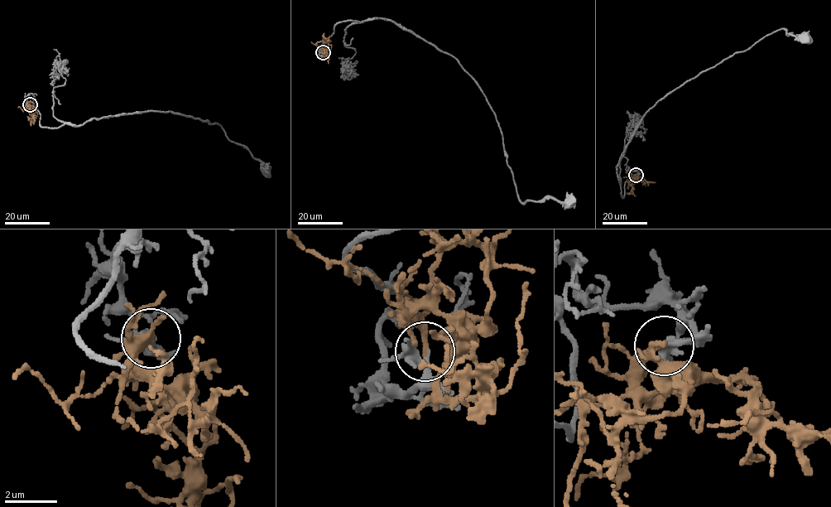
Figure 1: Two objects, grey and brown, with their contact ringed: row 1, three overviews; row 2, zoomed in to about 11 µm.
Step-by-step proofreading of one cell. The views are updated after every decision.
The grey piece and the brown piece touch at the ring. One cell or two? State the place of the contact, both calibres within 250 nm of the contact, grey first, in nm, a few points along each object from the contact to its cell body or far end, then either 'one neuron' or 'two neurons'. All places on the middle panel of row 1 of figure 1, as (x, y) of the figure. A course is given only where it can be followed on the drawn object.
at (323, 52); 200 nm thick on the grey side, 240 nm on the other; grey runs (323, 52), (315, 43), (337, 23), (381, 18), (452, 55), (495, 115), (519, 200), (568, 201); brown runs (323, 52), (321, 48), (328, 49), (326, 39); one neuron

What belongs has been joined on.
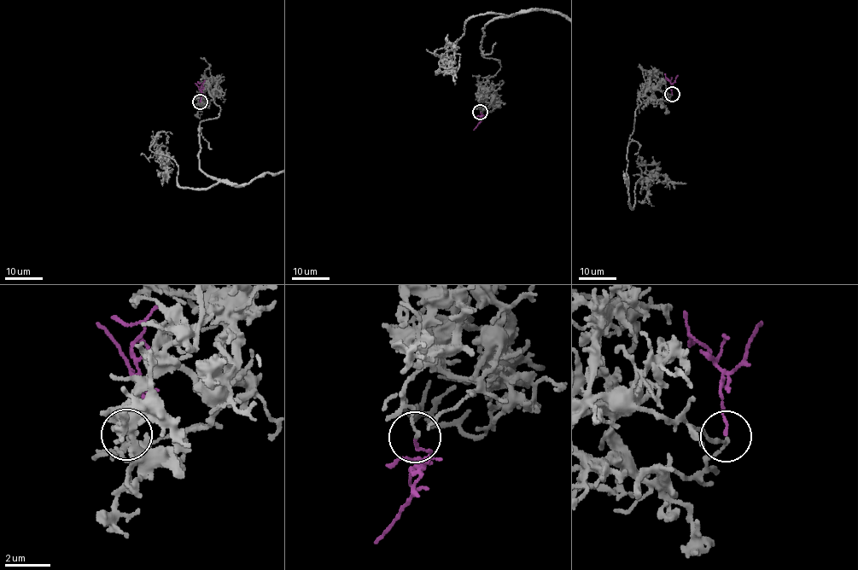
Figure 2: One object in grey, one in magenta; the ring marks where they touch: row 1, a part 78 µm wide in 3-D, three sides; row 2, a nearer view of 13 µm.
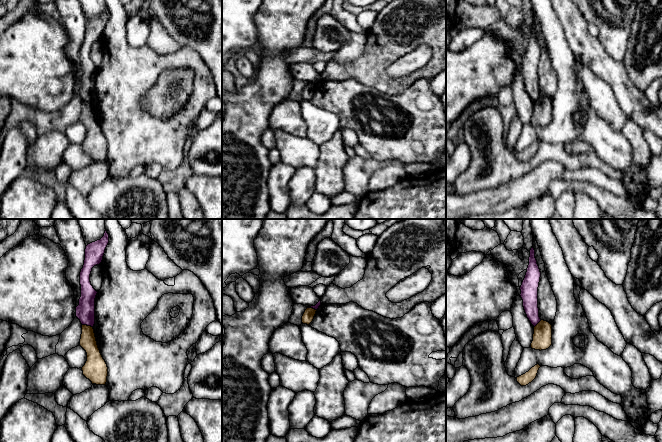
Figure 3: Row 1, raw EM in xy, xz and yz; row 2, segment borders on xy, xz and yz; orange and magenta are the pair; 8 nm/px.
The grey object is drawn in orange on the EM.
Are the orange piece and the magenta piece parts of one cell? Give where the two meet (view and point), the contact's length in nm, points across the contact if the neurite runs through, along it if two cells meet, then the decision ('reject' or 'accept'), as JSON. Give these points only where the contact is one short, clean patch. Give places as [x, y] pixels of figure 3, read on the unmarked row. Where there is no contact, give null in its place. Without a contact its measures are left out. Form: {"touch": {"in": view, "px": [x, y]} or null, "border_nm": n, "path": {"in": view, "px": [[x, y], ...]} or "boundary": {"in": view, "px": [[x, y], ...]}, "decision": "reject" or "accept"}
{"touch": {"in": "xy", "px": [86, 101]}, "border_nm": 90, "boundary": {"in": "xy", "px": [[82, 100], [92, 103]]}, "decision": "reject"}

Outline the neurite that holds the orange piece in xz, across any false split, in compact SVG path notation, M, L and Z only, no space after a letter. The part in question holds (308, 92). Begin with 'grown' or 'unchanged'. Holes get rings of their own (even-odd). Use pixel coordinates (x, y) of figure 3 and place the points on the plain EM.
unchanged; M307 84L302 92L302 99L303 100L307 100L307 101L310 101L310 99L313 97L314 95L314 92L316 90L316 87L315 85L313 84Z

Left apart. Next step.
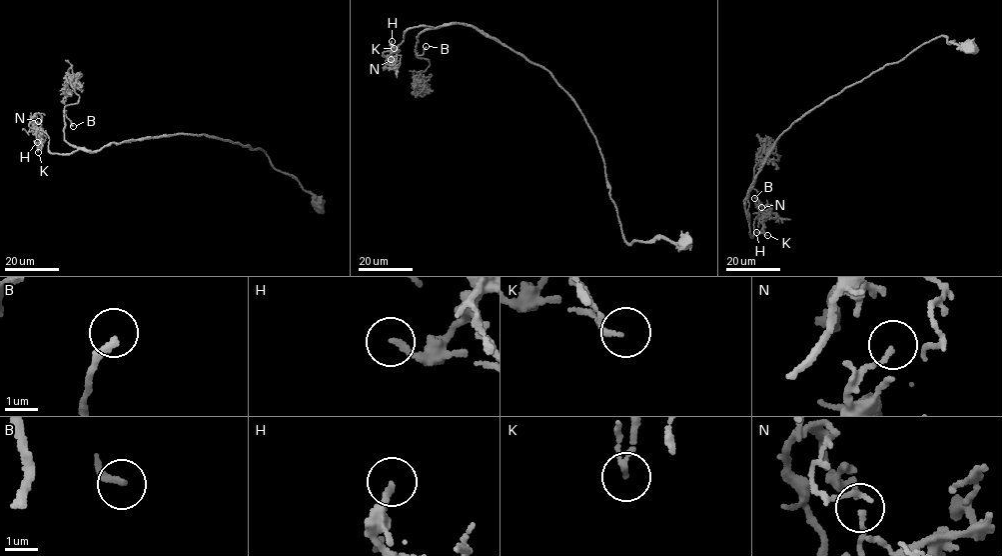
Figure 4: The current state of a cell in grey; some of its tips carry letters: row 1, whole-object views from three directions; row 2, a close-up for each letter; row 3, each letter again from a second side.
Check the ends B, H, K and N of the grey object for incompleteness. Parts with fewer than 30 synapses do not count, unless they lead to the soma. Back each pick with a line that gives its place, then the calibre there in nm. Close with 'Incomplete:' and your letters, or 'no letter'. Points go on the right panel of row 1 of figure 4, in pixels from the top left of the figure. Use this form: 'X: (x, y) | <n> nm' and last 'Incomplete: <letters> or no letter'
B: (754, 198) | 220 nm
Incomplete: B

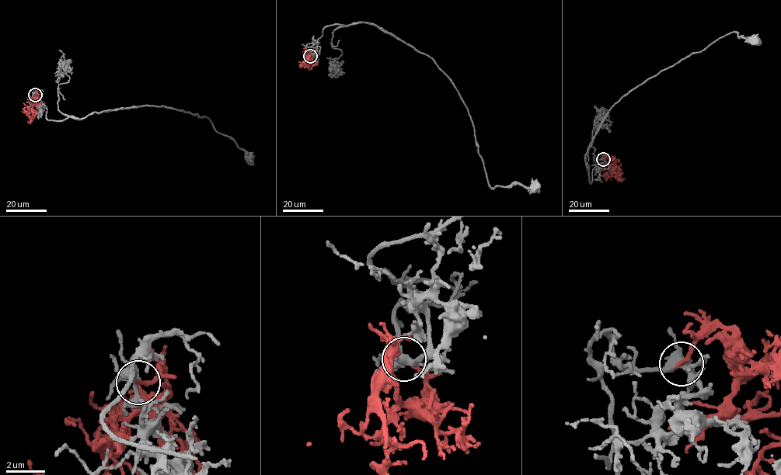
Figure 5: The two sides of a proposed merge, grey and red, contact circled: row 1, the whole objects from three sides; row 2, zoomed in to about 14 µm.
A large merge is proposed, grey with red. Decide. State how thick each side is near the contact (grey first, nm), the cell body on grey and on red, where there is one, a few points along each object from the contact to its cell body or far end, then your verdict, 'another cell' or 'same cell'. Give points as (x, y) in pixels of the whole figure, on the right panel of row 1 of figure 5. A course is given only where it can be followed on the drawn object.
400/200 nm | grey (754, 39) | red none | grey via (603, 159), (590, 183), (586, 152), (622, 96), (719, 38), (733, 32), (753, 39) | red via (603, 159), (607, 156), (609, 164), (615, 164), (611, 170), (613, 173), (603, 176), (620, 175), (622, 178) | same cell

